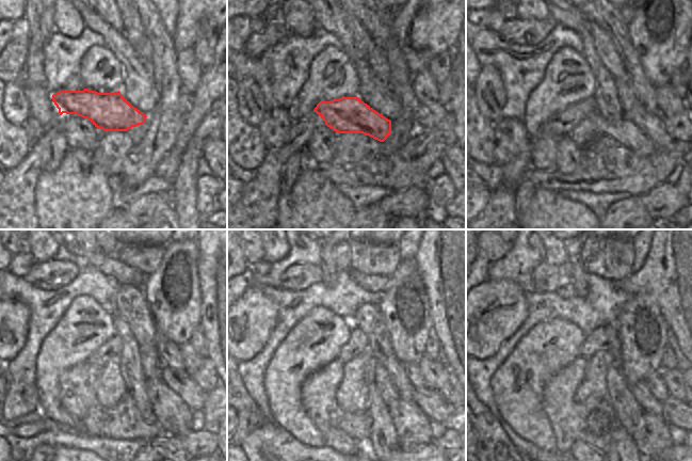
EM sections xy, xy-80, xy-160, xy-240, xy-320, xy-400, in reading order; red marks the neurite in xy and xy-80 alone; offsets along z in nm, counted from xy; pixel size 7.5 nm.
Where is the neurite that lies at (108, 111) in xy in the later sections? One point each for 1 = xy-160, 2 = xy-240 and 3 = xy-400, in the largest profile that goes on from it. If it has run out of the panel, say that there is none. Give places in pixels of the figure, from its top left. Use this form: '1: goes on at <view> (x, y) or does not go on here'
1: goes on at xy-160 (625, 131)
2: goes on at xy-240 (173, 415)
3: goes on at xy-400 (652, 436)

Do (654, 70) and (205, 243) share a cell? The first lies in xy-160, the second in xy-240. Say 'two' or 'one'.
two

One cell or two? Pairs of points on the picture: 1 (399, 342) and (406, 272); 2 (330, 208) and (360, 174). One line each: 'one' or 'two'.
1: one
2: two

